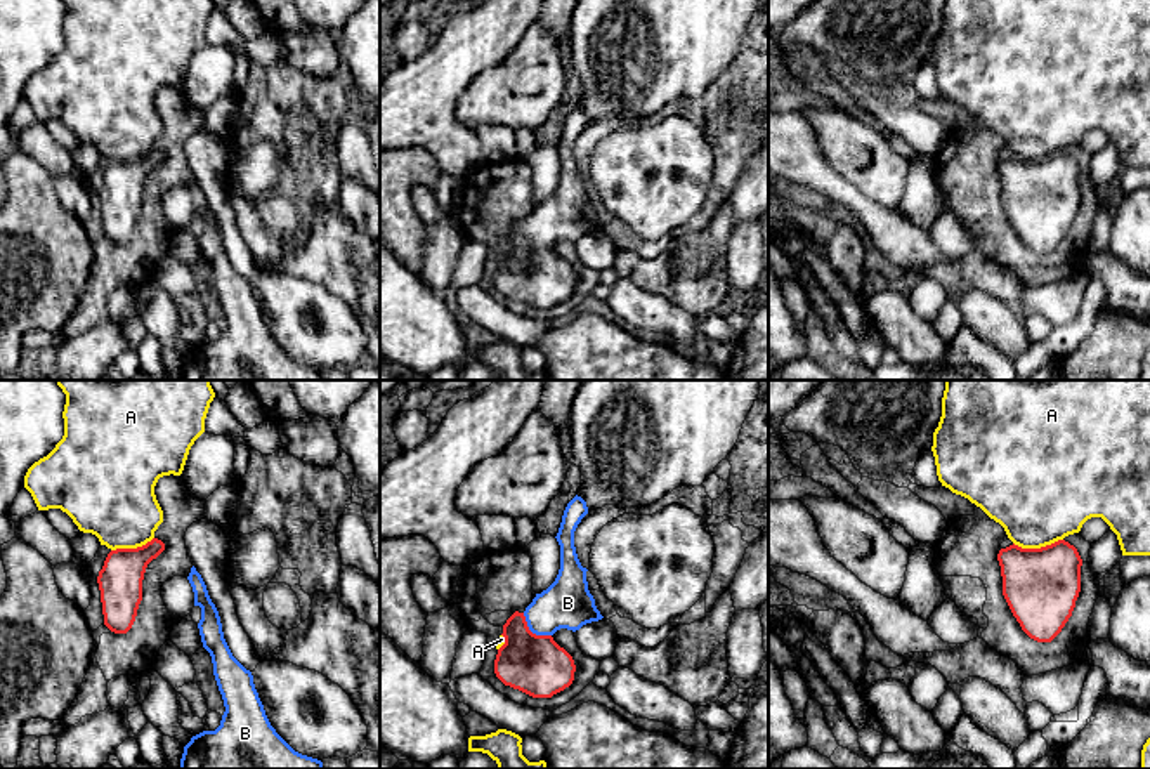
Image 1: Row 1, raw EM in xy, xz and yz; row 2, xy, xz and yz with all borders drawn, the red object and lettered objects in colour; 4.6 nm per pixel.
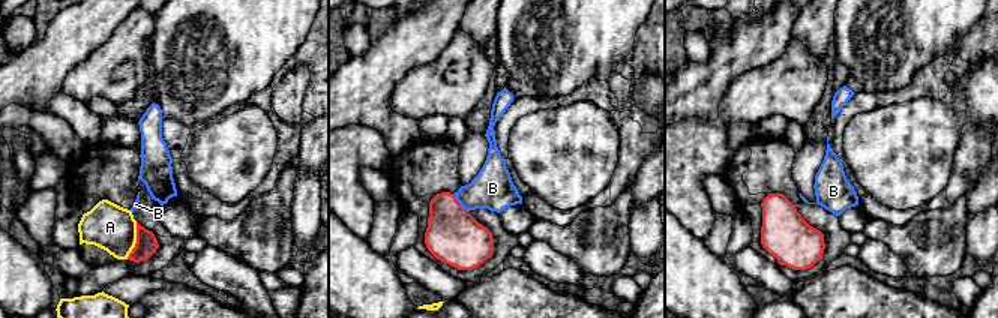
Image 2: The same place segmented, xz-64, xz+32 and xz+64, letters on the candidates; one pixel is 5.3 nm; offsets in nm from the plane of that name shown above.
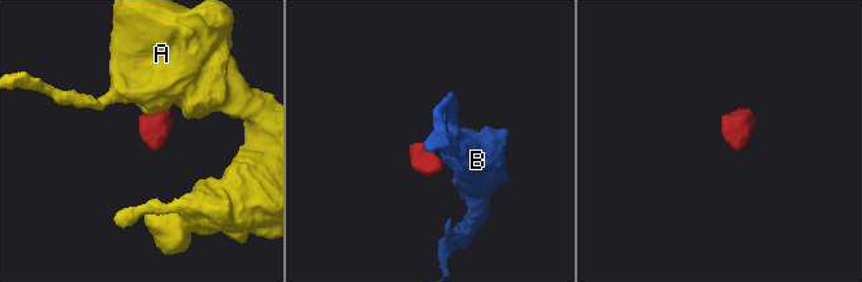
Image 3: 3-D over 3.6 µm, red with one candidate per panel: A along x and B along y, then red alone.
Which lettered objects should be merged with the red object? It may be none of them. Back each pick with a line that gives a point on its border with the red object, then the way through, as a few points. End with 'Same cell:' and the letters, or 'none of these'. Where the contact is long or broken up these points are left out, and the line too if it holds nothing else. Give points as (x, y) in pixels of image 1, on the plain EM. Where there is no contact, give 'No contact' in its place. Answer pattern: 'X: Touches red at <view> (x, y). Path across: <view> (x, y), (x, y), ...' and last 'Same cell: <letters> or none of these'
B: Touches red at xz (531, 243). Path across: xz (536, 276), (531, 271), (531, 243), (555, 219), (568, 214)
Same cell: B

